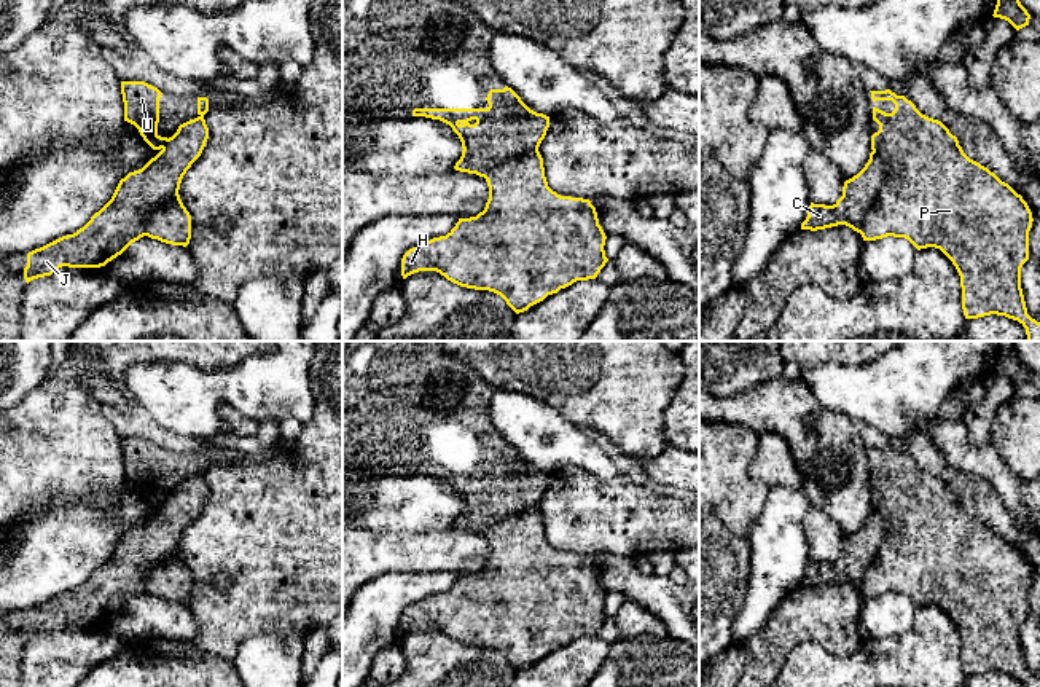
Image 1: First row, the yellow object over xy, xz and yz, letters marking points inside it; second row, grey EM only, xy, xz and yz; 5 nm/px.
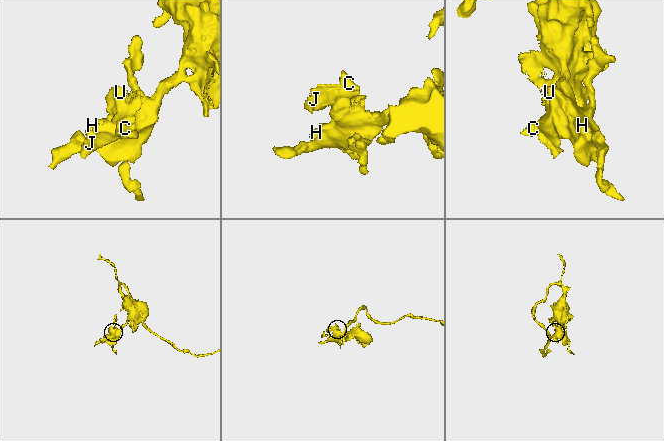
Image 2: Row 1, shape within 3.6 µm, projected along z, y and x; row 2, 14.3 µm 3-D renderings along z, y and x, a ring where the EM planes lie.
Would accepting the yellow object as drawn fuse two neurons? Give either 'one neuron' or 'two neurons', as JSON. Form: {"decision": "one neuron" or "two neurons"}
{"decision": "two neurons"}

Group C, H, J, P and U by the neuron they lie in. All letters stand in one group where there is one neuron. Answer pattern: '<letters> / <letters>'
C J / H P U

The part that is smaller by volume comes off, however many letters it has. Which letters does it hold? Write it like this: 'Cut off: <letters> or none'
Cut off: C, J

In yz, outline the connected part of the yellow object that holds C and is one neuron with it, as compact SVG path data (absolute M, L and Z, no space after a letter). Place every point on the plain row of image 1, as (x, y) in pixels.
M871 508L865 524L844 539L843 553L833 563L811 559L801 587L817 588L846 582L860 590L863 577L876 558L882 540L884 520L878 510Z

